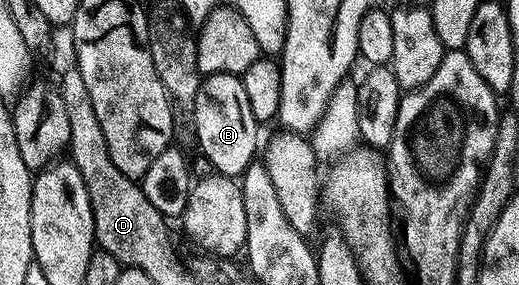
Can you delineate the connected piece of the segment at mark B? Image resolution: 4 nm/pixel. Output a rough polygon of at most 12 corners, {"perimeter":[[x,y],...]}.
{"perimeter":[[241,79],[199,83],[194,134],[213,171],[241,177],[255,163],[260,121]]}

